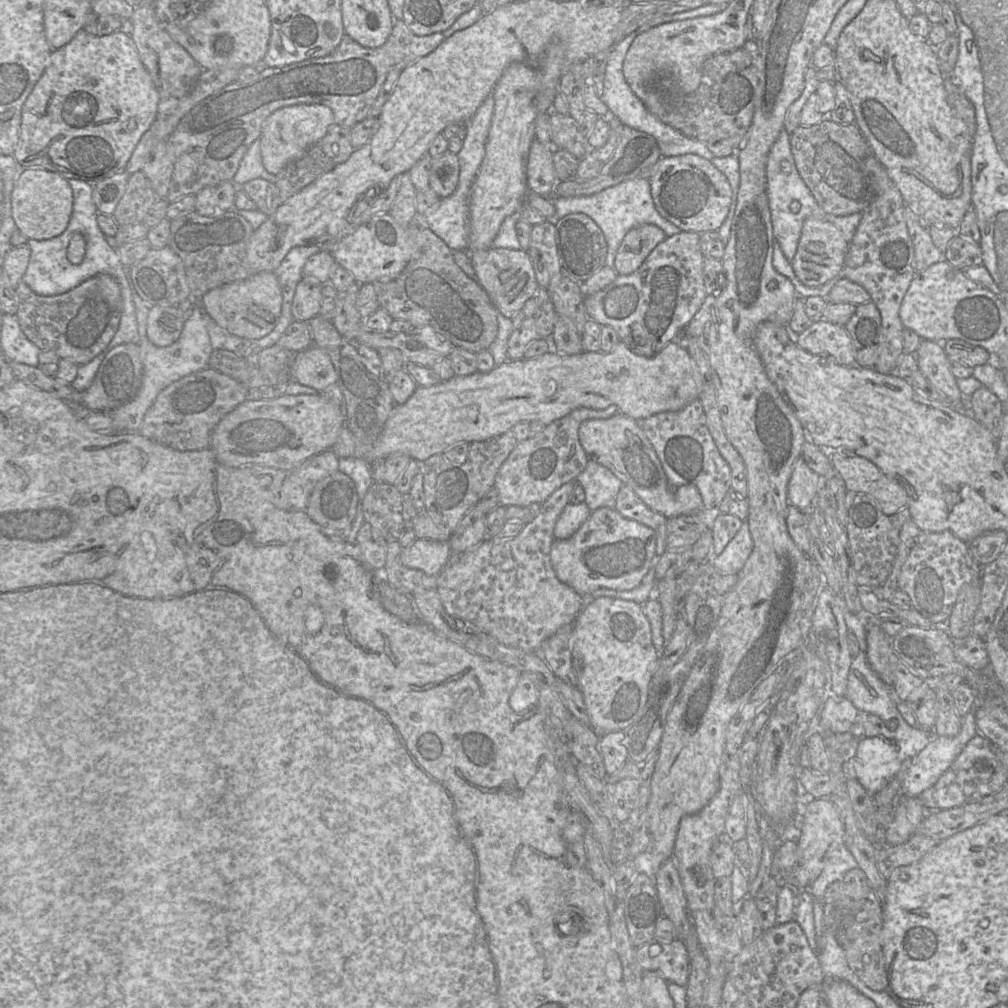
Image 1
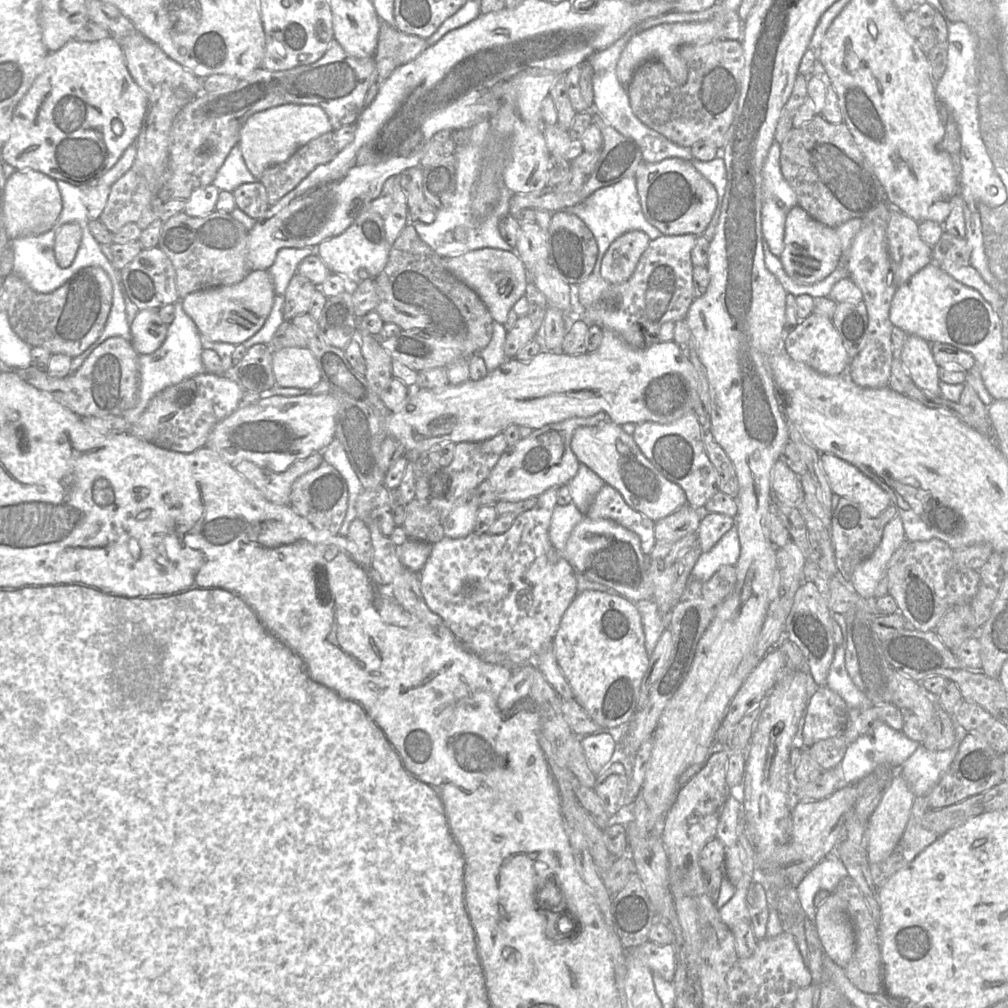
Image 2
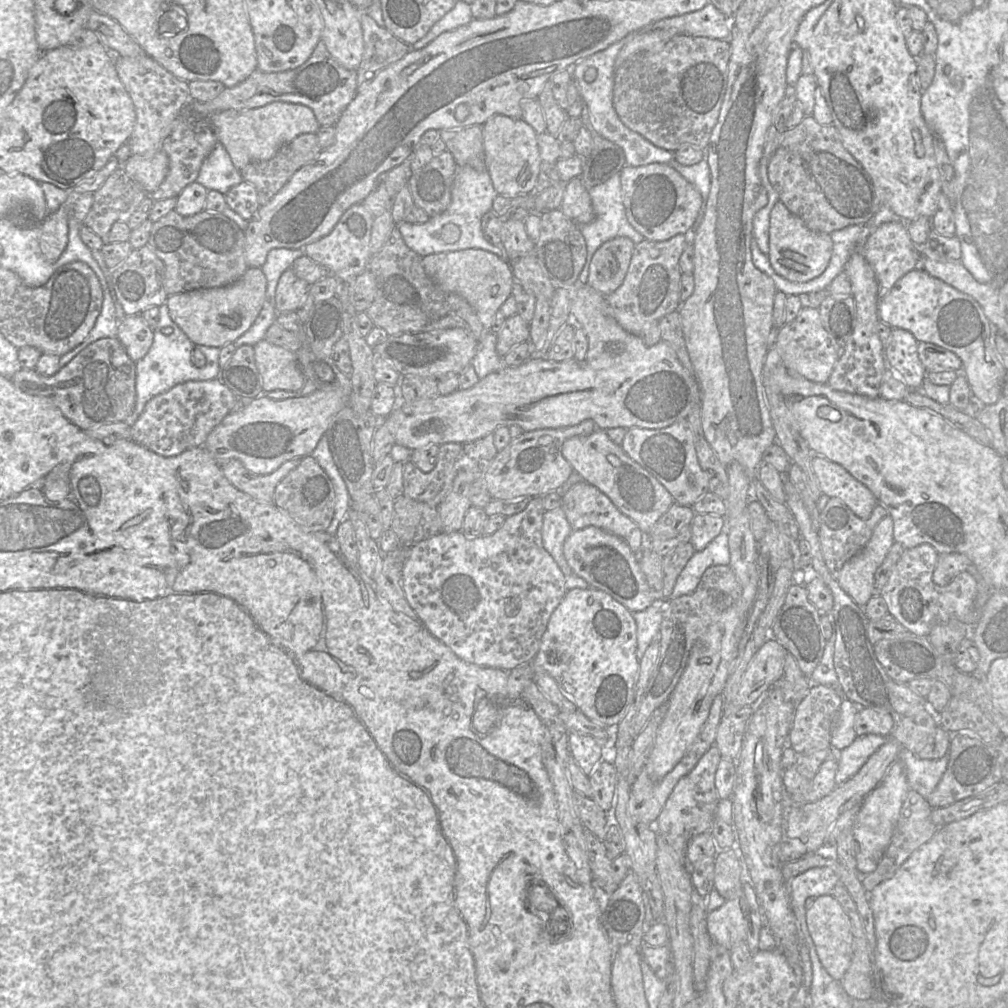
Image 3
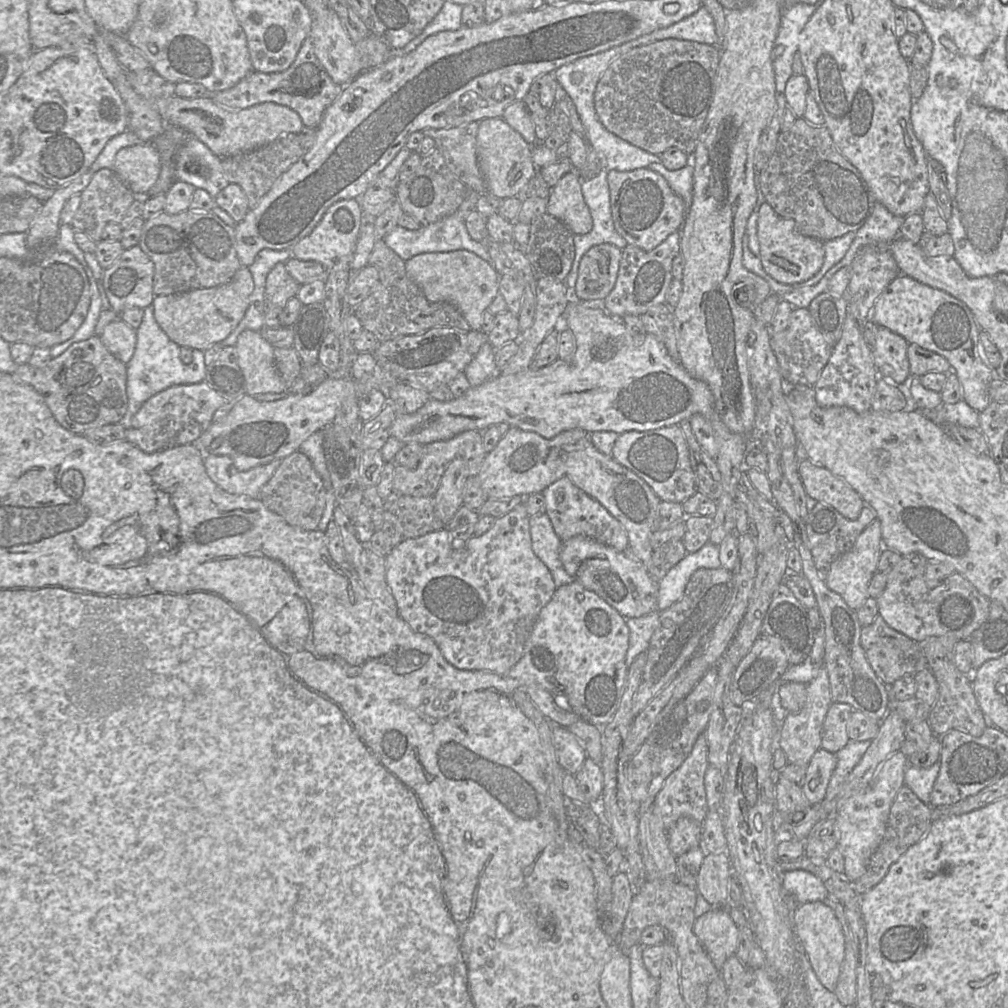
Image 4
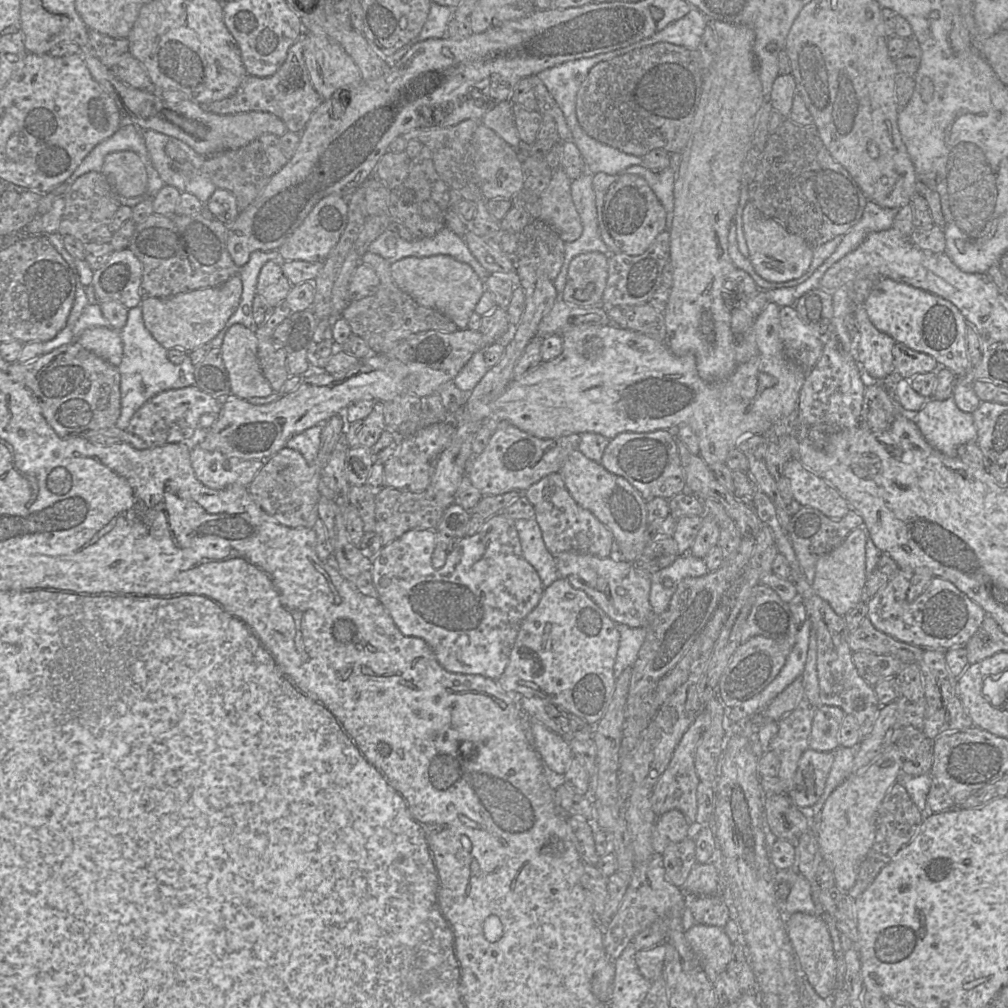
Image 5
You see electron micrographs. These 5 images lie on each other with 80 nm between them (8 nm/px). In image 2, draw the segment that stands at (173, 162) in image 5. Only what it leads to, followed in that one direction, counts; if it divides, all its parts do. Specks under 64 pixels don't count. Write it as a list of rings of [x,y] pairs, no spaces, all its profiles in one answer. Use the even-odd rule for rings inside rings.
[[[235,146],[218,170],[212,185],[221,191],[232,192],[239,185],[254,181],[258,180],[247,168],[240,148]]]

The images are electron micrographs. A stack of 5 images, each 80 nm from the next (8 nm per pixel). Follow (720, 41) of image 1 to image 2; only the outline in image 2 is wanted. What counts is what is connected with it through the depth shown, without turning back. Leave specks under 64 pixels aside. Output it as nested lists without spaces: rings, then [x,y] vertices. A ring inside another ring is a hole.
[[[723,5],[723,7],[724,12],[718,14],[713,20],[660,24],[633,37],[623,49],[617,62],[616,73],[621,84],[626,87],[635,71],[643,63],[650,60],[661,62],[669,71],[672,79],[678,84],[685,83],[688,77],[688,69],[678,49],[687,44],[704,44],[713,40],[724,39],[727,15],[737,13],[737,8],[735,8],[735,5]]]

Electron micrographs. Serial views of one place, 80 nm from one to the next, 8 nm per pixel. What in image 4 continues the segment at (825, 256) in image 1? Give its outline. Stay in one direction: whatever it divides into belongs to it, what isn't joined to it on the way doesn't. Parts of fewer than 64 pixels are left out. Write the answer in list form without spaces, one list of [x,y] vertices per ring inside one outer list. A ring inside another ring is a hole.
[[[760,194],[754,210],[758,213],[757,237],[760,244],[758,257],[764,270],[773,279],[783,284],[802,282],[813,277],[824,262],[824,242],[801,234],[794,220],[779,216],[764,201],[764,197]]]

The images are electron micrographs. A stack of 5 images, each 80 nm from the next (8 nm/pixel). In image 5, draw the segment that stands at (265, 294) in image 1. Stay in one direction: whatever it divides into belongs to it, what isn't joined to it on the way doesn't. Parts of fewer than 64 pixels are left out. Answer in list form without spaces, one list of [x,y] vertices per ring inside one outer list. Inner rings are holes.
[[[238,273],[224,284],[198,289],[166,298],[144,298],[140,303],[146,329],[165,349],[191,352],[209,343],[226,326],[236,311],[242,296],[243,284]]]

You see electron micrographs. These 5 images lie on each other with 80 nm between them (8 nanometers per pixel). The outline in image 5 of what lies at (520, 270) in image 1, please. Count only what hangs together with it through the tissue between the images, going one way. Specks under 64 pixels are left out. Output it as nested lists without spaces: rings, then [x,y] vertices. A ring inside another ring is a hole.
[[[451,256],[406,257],[391,264],[396,285],[418,304],[435,309],[449,317],[459,329],[467,329],[475,307],[486,291],[484,279],[464,262]]]

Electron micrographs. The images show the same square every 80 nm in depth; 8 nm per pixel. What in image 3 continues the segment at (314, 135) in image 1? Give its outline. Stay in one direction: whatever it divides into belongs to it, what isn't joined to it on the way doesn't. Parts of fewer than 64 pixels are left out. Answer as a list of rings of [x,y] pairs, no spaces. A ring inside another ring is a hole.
[[[272,102],[254,109],[221,111],[210,117],[210,123],[218,144],[225,148],[239,170],[250,163],[271,159],[283,145],[298,135],[317,133],[321,128],[309,107],[287,102]]]

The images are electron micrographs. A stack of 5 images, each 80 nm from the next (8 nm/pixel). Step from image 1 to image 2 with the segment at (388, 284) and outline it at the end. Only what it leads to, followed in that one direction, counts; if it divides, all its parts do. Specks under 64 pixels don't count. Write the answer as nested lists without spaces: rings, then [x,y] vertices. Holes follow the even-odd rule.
[[[410,223],[394,240],[385,268],[374,279],[378,296],[377,312],[383,322],[394,323],[401,330],[425,329],[451,338],[463,347],[465,356],[478,354],[491,341],[494,320],[478,294],[455,277],[443,264],[443,257],[426,244]]]

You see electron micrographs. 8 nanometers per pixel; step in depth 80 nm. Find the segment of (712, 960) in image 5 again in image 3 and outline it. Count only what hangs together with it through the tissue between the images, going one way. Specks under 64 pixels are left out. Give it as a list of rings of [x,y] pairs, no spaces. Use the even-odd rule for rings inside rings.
[[[738,897],[729,899],[721,907],[708,912],[706,922],[708,933],[718,946],[731,949],[745,939],[747,921]]]

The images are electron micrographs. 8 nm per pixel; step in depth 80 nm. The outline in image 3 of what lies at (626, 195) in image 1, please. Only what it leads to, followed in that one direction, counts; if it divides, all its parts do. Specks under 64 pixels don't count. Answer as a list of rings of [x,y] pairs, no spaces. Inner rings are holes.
[[[619,175],[589,188],[588,192],[594,210],[594,219],[580,226],[586,241],[588,262],[598,248],[614,238],[629,237],[636,244],[647,240],[627,220]]]

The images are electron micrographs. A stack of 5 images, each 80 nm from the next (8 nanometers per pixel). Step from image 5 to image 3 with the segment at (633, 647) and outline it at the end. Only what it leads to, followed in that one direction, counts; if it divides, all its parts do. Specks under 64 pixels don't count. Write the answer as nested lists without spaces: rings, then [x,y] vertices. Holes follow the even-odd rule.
[[[663,602],[655,603],[645,610],[634,612],[637,627],[636,655],[640,660],[647,648],[658,639],[663,618]]]

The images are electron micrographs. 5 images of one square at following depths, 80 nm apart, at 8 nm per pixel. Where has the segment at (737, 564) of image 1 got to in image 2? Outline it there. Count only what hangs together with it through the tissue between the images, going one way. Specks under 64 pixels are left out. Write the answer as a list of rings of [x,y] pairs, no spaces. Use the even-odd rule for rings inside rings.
[[[735,527],[727,532],[708,552],[698,557],[691,579],[706,580],[722,567],[735,567],[741,555],[741,546]]]

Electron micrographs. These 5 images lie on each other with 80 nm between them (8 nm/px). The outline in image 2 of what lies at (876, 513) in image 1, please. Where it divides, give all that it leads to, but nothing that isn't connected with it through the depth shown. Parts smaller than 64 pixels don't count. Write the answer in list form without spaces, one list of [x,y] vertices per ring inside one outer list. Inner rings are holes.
[[[841,497],[831,516],[831,544],[837,568],[836,578],[850,581],[854,568],[867,559],[881,542],[886,524],[897,516],[894,506],[889,506],[877,517],[869,517],[855,501]]]

